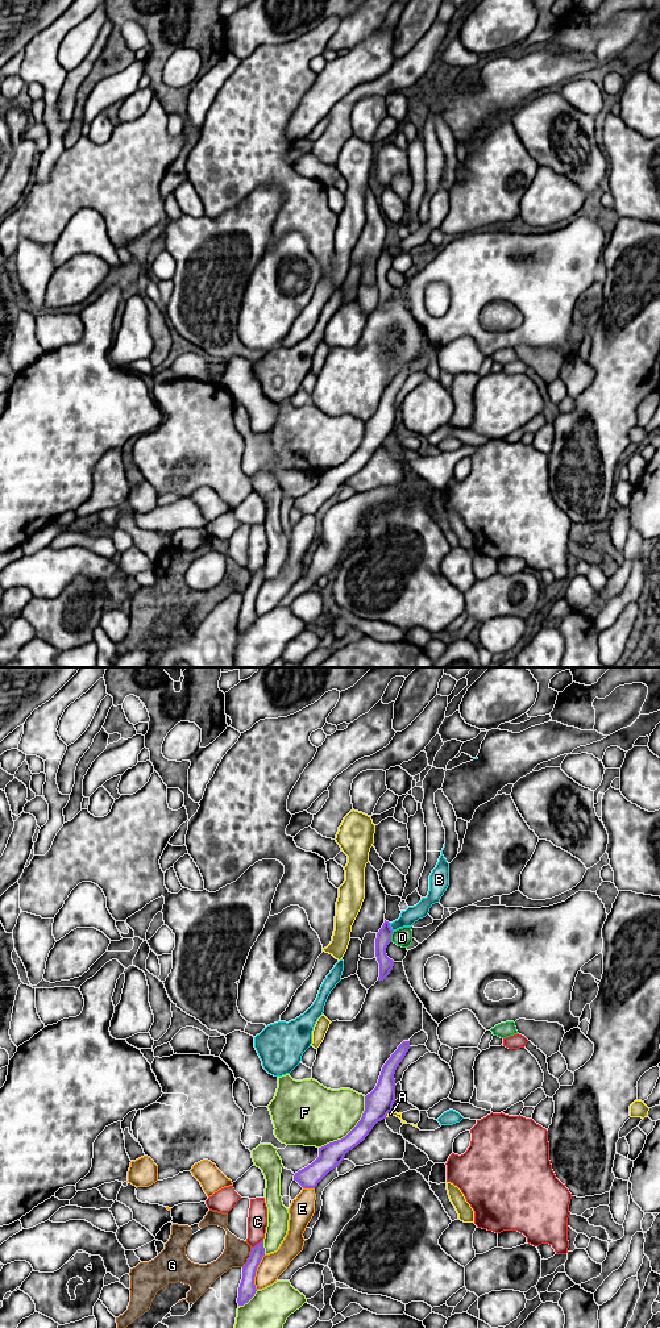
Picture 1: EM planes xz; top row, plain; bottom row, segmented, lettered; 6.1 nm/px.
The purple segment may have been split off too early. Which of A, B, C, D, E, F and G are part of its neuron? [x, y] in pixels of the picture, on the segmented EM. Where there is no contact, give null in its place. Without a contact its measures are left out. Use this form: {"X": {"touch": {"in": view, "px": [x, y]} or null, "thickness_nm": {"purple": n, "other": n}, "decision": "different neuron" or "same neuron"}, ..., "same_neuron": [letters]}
{"A": {"touch": {"in": "xz", "px": [387, 1112]}, "thickness_nm": {"purple": 170, "other": 30}, "decision": "different neuron"}, "B": {"touch": {"in": "xz", "px": [390, 927]}, "thickness_nm": {"purple": 100, "other": 100}, "decision": "different neuron"}, "C": {"touch": {"in": "xz", "px": [257, 1244]}, "thickness_nm": {"purple": 90, "other": 130}, "decision": "different neuron"}, "D": {"touch": {"in": "xz", "px": [390, 937]}, "thickness_nm": {"purple": 100, "other": 110}, "decision": "different neuron"}, "E": {"touch": {"in": "xz", "px": [256, 1270]}, "thickness_nm": {"purple": 110, "other": 150}, "decision": "different neuron"}, "F": {"touch": {"in": "xz", "px": [352, 1129]}, "thickness_nm": {"purple": 170, "other": 380}, "decision": "different neuron"}, "G": {"touch": {"in": "xz", "px": [248, 1258]}, "thickness_nm": {"purple": 110, "other": 160}, "decision": "different neuron"}, "same_neuron": []}

